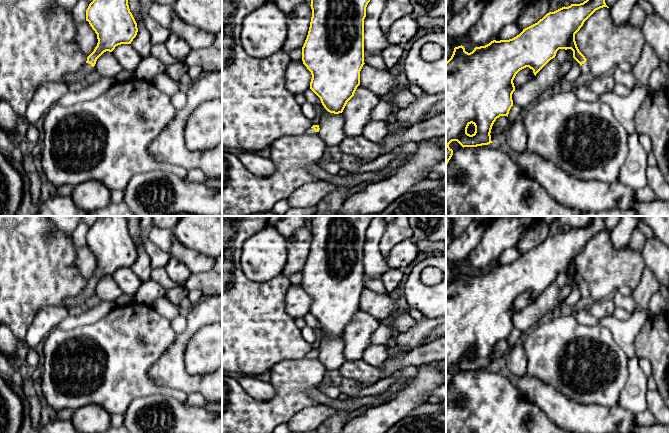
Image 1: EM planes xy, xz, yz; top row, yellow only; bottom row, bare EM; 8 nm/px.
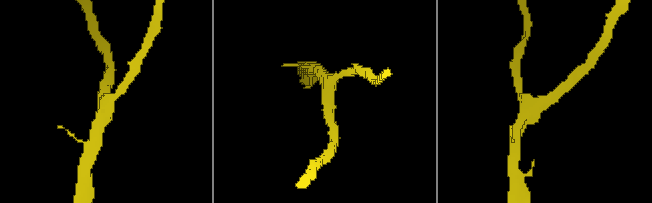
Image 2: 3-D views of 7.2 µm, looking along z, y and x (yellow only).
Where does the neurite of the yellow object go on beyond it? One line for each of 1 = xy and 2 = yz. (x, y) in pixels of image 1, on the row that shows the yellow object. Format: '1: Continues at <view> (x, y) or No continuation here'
1: Continues at xy (87, 69)
2: Continues at yz (585, 67)

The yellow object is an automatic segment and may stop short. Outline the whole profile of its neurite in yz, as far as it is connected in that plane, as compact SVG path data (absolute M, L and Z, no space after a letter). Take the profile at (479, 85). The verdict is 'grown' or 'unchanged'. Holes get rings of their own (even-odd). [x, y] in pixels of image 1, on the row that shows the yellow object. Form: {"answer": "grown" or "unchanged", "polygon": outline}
{"answer": "grown", "polygon": "M586 0L580 4L571 4L547 13L512 39L493 40L485 46L475 47L470 53L462 45L454 48L451 58L446 62L446 166L453 155L453 150L449 147L452 141L457 141L463 148L492 143L490 133L494 122L500 116L508 117L513 106L513 80L520 70L529 67L536 76L555 58L559 49L571 49L582 73L590 73L589 62L579 51L575 34L596 10L603 7L609 8L605 0ZM471 123L475 126L472 135L467 133Z"}

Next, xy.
{"answer": "grown", "polygon": "M93 0L86 10L86 21L97 34L98 43L87 57L84 68L80 72L65 77L68 84L94 71L97 59L104 52L112 52L116 46L121 44L131 44L138 32L128 0Z"}

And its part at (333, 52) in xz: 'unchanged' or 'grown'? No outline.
unchanged

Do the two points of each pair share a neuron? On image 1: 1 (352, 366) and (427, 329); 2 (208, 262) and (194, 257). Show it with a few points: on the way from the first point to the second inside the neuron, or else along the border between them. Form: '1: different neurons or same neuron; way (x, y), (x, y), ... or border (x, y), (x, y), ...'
1: different neurons; border (423, 345), (419, 345), (386, 361)
2: same neuron; way (205, 262), (197, 260)

